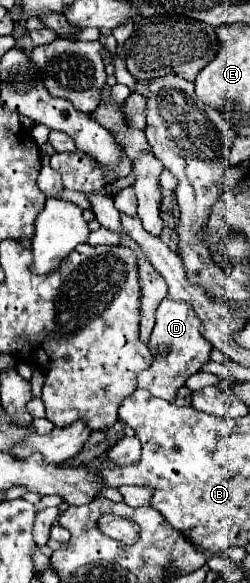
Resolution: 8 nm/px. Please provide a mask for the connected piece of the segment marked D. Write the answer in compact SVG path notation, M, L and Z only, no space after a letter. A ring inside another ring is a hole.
M170 298L162 300L162 304L156 310L156 326L150 334L150 352L154 356L154 362L148 370L138 374L138 388L148 390L152 396L174 402L178 388L186 384L186 380L204 366L204 362L210 360L212 344L200 334L200 320L196 318L194 310L186 302L174 302ZM164 346L168 352L164 356L158 356L156 350Z

